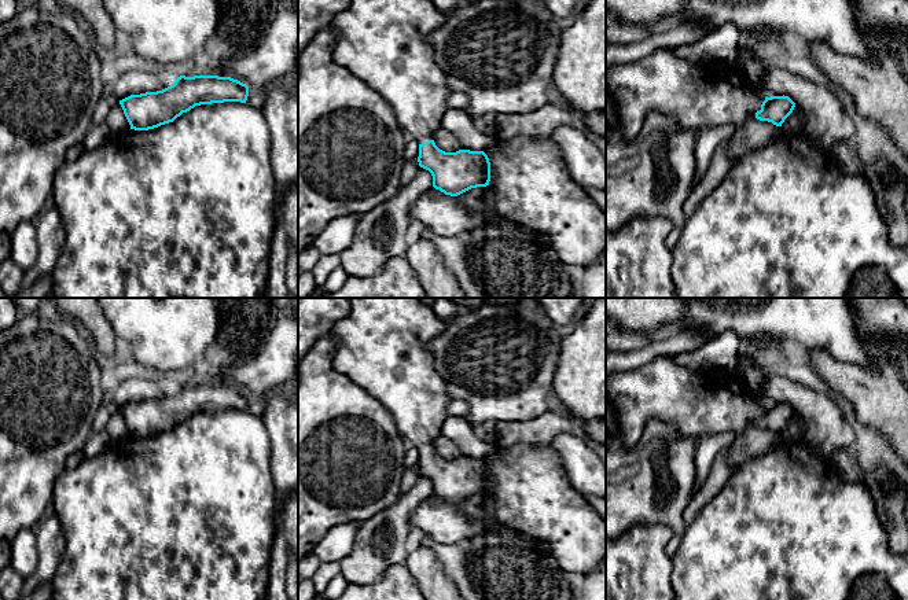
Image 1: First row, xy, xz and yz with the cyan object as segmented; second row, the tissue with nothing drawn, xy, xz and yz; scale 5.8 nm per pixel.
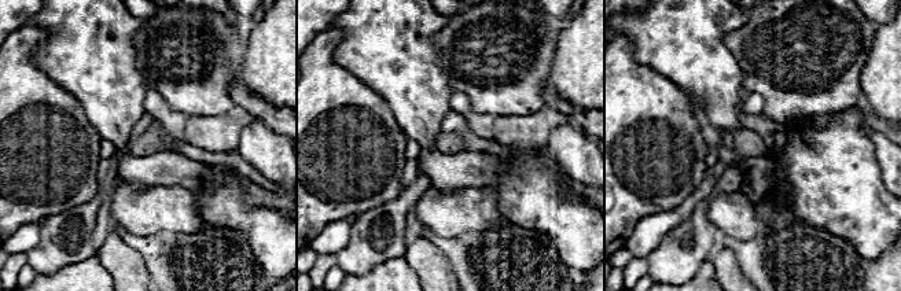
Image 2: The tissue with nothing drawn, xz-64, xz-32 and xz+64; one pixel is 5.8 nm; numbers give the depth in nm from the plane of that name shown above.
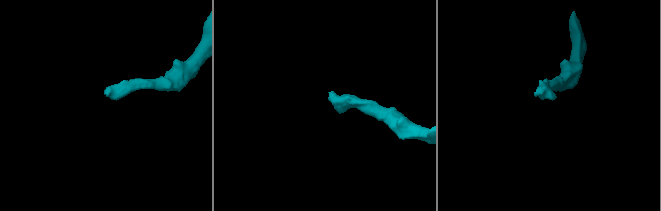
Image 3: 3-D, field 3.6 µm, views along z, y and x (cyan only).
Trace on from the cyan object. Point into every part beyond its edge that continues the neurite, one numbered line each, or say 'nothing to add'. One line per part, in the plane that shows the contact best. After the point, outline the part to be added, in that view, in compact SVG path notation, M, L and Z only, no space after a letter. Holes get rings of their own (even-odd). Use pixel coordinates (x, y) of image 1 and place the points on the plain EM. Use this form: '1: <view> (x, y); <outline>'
1: yz (699, 404); M662 356L648 364L624 372L606 375L606 397L618 426L618 445L633 449L648 419L658 417L676 427L681 437L701 441L705 437L734 432L740 435L746 427L761 417L765 408L746 389L736 373L692 371L680 365L674 356Z

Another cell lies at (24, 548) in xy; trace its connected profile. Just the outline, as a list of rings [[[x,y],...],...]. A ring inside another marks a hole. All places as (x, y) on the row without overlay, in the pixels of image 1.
[[[32,529],[21,530],[11,541],[10,566],[23,578],[32,575],[38,564],[37,537]]]

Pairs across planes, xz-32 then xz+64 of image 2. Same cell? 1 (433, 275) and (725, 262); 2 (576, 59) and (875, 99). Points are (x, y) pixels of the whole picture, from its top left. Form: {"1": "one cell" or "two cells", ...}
{"1": "one cell", "2": "one cell"}

